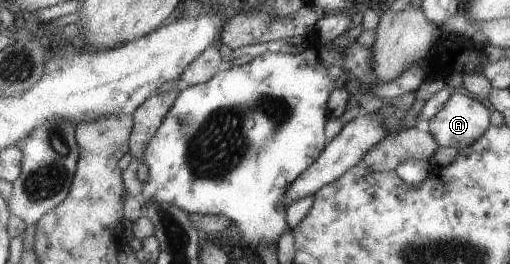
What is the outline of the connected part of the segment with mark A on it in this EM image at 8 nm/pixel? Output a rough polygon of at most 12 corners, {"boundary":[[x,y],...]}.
{"boundary":[[464,94],[427,127],[458,151],[490,129],[492,114]]}

